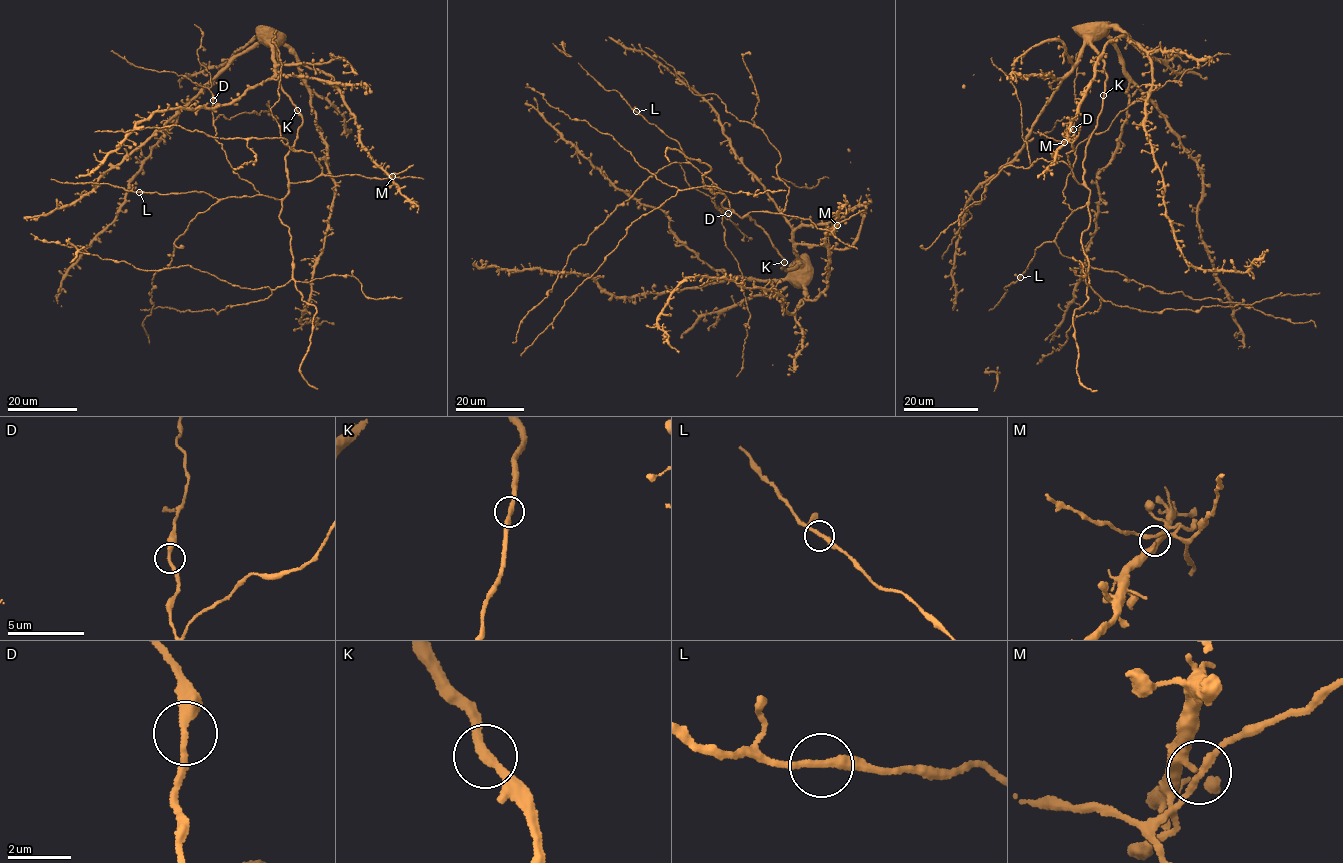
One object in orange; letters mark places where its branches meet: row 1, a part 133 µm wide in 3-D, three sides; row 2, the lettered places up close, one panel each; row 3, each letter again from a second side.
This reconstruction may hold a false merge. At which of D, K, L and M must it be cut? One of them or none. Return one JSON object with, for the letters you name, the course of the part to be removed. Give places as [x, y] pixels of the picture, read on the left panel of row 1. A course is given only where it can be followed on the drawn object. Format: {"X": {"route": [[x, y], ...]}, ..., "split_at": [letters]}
{"split_at": []}

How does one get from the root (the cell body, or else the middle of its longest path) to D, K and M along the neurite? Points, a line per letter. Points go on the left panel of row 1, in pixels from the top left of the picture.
D: (297, 132), (285, 157), (287, 195), (277, 199), (264, 196), (234, 172), (214, 138), (213, 100)
K: (297, 132), (302, 115), (297, 110)
M: (297, 132), (294, 146), (285, 157), (289, 182), (310, 181), (325, 175), (356, 174), (371, 179), (392, 176)

